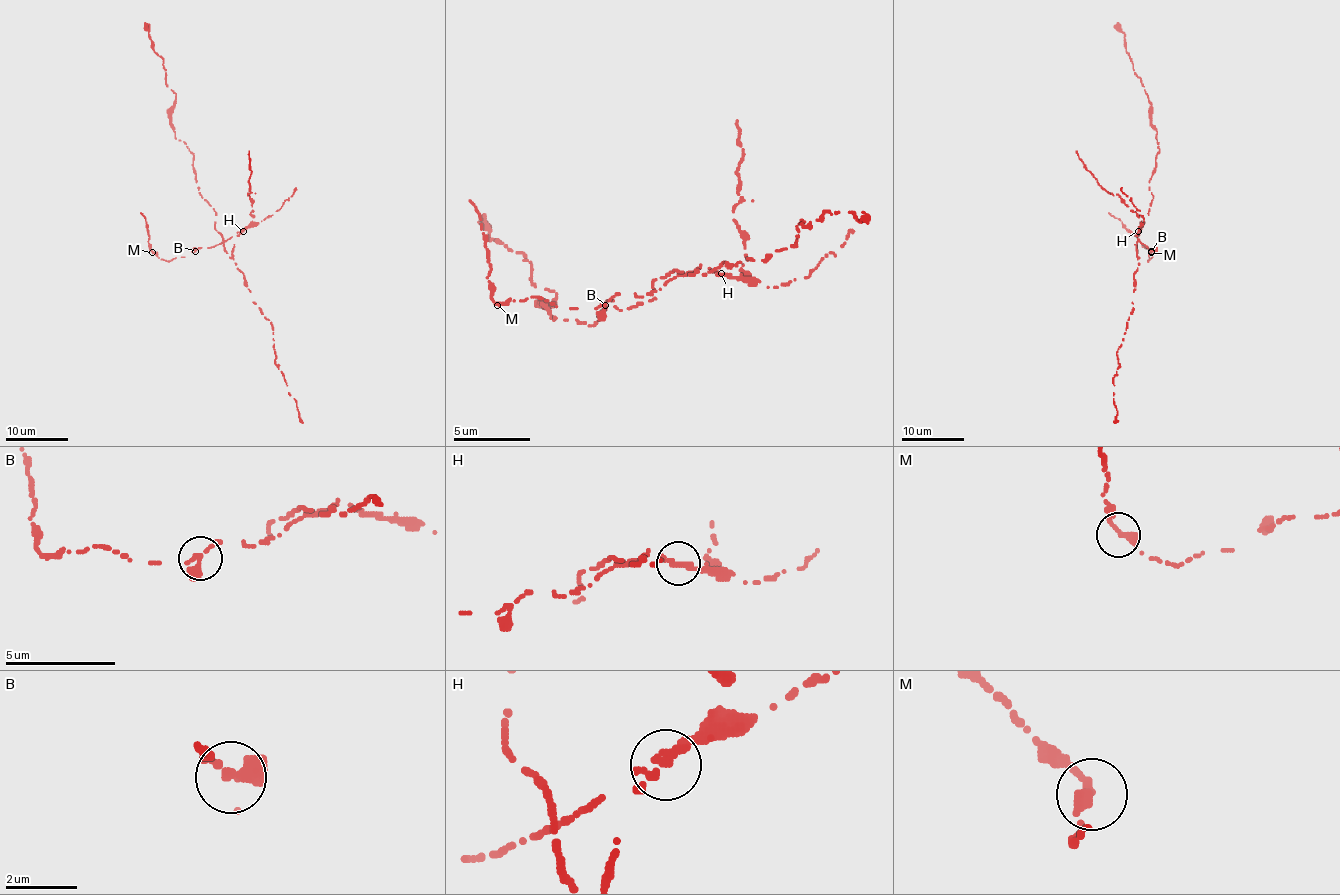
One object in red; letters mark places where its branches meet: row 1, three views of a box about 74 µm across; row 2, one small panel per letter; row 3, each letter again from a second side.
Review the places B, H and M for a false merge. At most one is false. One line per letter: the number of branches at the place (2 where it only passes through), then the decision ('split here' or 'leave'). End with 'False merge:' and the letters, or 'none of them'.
B: 1 | leave
H: 1 | split here
M: 1 | leave
False merge: H

